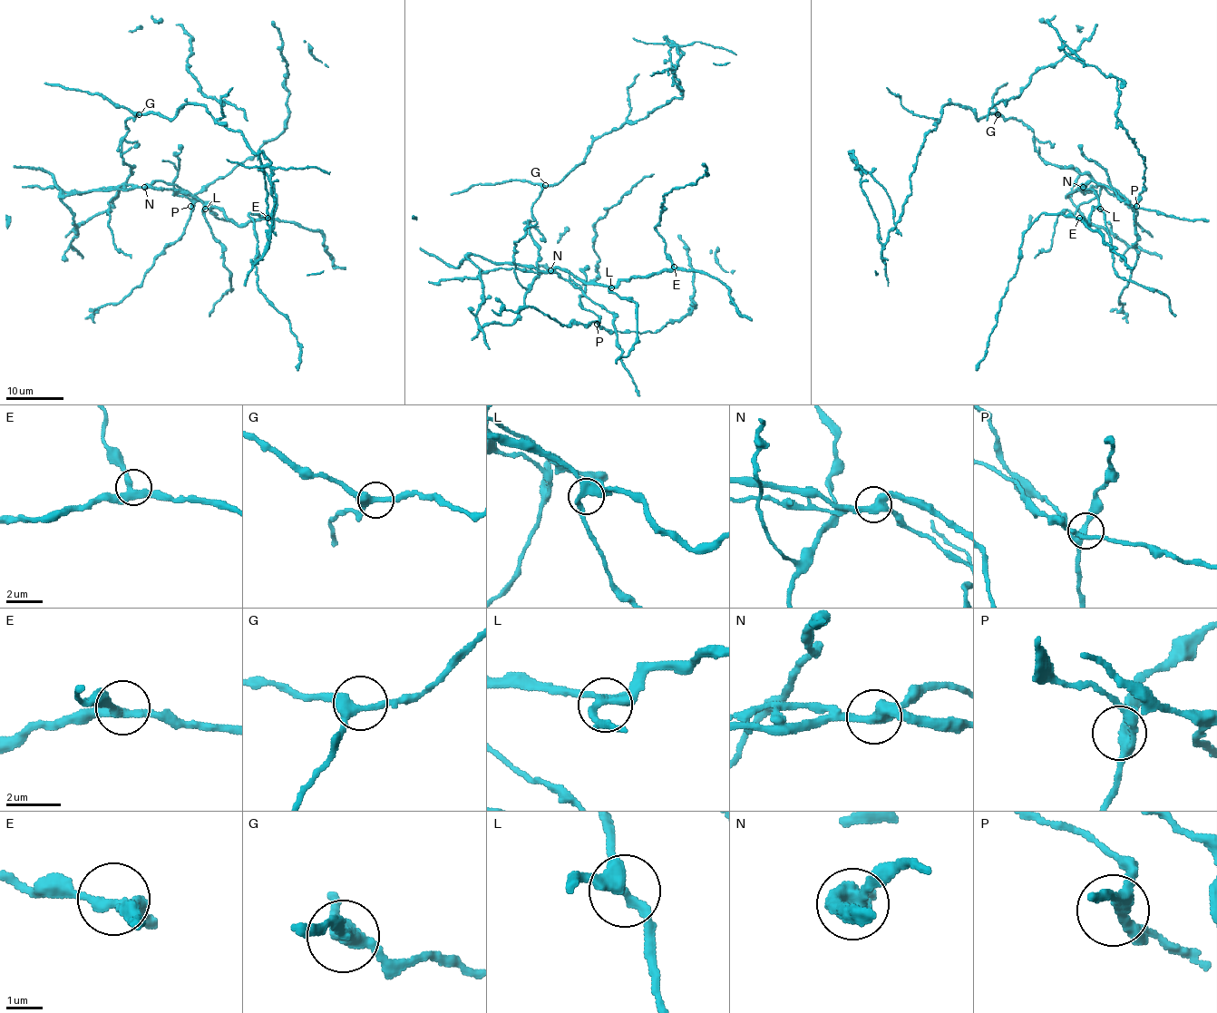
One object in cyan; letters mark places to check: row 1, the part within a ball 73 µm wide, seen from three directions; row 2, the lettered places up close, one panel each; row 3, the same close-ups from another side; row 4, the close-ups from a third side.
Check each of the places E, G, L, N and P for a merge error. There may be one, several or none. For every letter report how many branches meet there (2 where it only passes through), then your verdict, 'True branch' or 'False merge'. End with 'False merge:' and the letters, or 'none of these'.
E: Branches: 3. True branch
G: Branches: 3. True branch
L: Branches: 3. True branch
N: Branches: 3. False merge
P: Branches: 3. True branch
False merge: N

